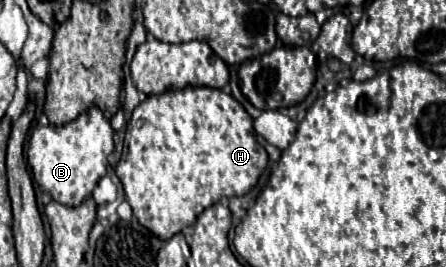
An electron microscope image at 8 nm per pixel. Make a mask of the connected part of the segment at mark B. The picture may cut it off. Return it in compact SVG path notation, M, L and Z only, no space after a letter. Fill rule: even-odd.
M91 106L77 120L53 130L53 126L35 126L29 138L27 162L35 182L65 206L79 206L107 174L107 156L113 152L113 128L97 106Z

